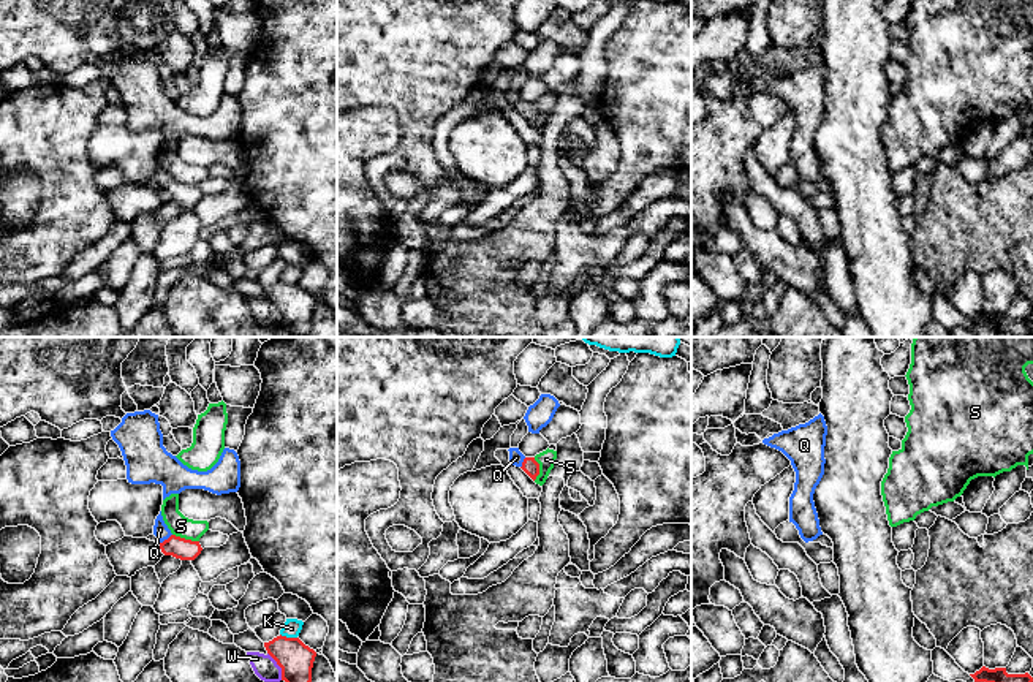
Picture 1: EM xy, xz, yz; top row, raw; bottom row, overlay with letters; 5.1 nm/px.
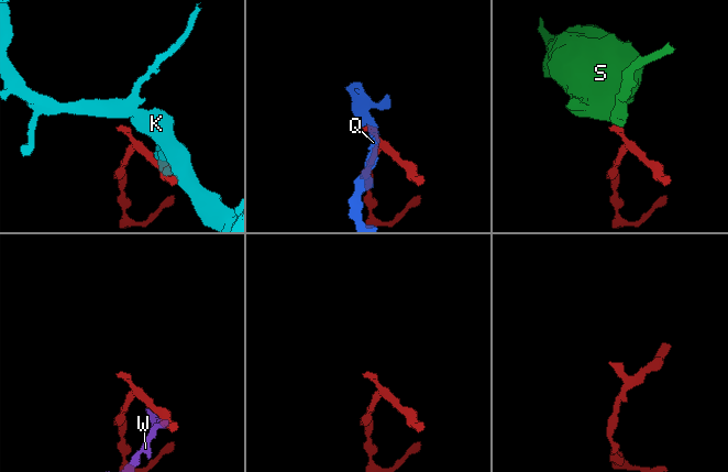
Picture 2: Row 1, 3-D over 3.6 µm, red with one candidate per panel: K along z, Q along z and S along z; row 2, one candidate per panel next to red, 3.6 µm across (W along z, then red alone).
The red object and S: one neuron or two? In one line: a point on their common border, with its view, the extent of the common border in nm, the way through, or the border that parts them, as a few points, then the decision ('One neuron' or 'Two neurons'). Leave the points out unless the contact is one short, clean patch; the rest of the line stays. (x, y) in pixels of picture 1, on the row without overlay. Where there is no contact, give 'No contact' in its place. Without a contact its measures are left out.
Touches red at xy (184, 184). Shared border 140 nm. Boundary: xy (173, 179), (198, 187). Two neurons

